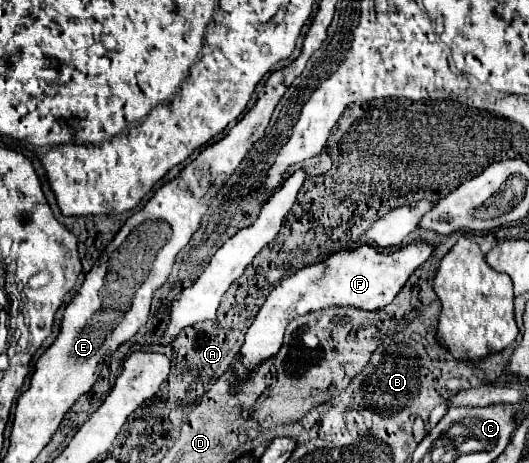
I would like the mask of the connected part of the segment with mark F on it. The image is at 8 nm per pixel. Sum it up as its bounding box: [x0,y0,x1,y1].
[230,241,434,395]

